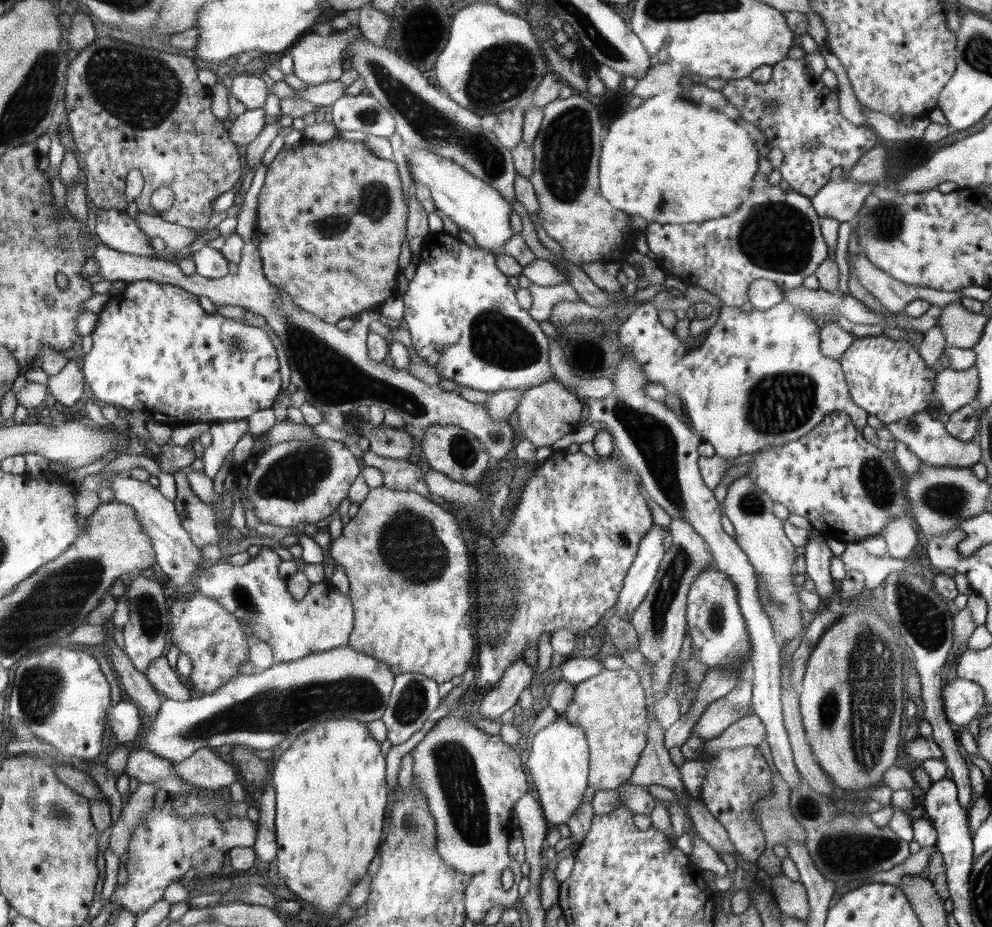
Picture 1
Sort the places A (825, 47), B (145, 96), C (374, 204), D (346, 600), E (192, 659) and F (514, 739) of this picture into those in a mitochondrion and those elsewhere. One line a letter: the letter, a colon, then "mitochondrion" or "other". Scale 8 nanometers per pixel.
A: other
B: mitochondrion
C: mitochondrion
D: other
E: other
F: other

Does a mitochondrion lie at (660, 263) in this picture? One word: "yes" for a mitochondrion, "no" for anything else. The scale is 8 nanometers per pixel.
no

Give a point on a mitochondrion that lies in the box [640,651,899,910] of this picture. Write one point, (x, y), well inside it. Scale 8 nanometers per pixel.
(808, 807)

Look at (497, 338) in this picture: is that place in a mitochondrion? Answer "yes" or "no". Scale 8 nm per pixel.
yes

